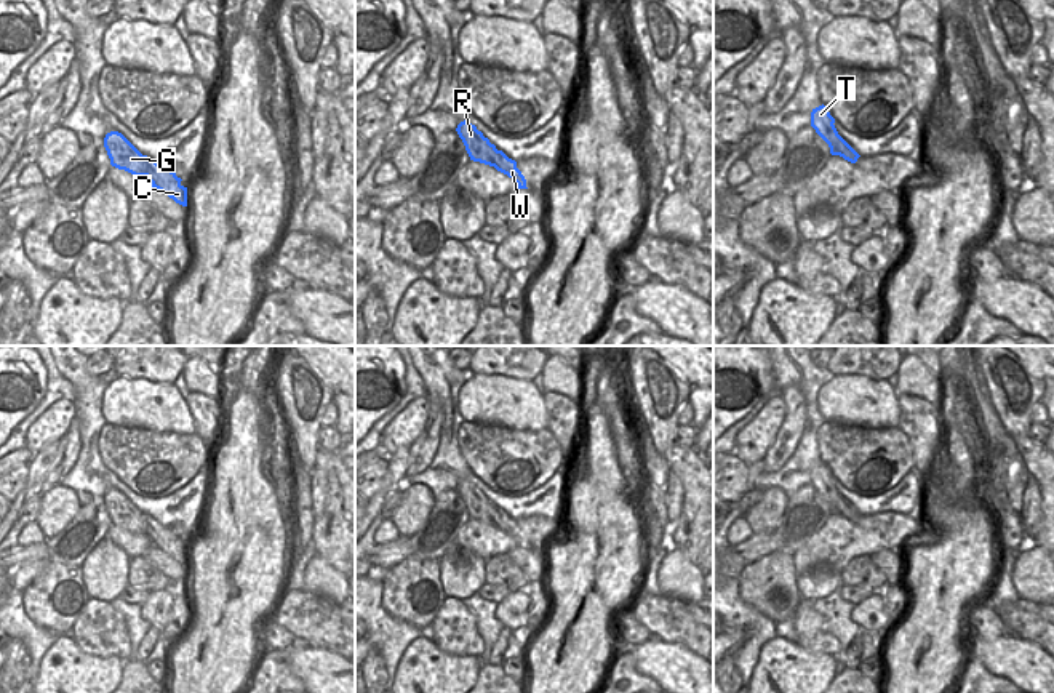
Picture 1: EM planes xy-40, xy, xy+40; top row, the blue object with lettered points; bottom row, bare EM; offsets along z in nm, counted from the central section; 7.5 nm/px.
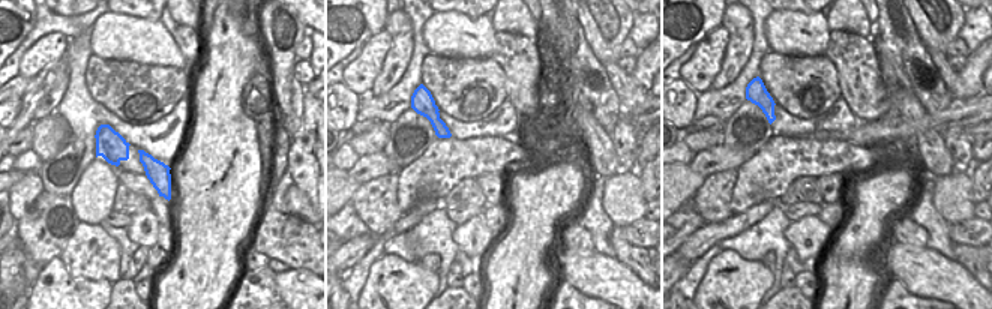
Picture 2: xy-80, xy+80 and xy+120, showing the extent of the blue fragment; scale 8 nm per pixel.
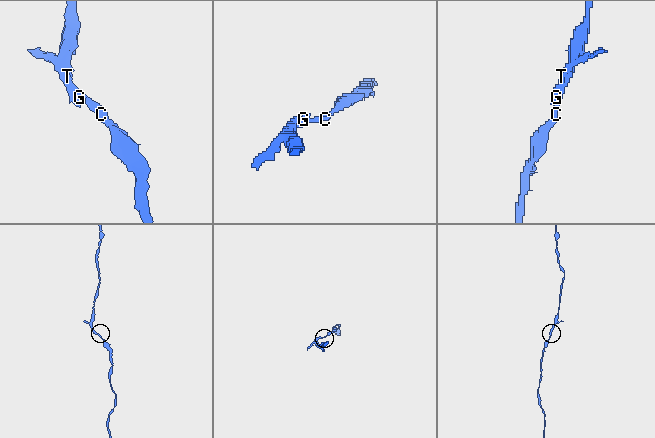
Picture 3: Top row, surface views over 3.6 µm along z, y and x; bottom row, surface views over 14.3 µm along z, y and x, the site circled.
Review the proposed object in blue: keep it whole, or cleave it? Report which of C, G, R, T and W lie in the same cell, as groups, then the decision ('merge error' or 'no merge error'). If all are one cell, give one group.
C G R T W | no merge error

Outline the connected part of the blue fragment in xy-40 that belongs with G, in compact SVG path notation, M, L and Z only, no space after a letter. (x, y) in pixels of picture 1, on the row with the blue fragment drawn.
M110 131L104 138L104 147L110 165L134 176L147 176L152 187L162 190L176 203L187 206L187 187L174 171L158 165L154 158L142 155L122 133Z

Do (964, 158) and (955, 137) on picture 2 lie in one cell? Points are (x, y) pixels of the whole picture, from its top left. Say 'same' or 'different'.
same

